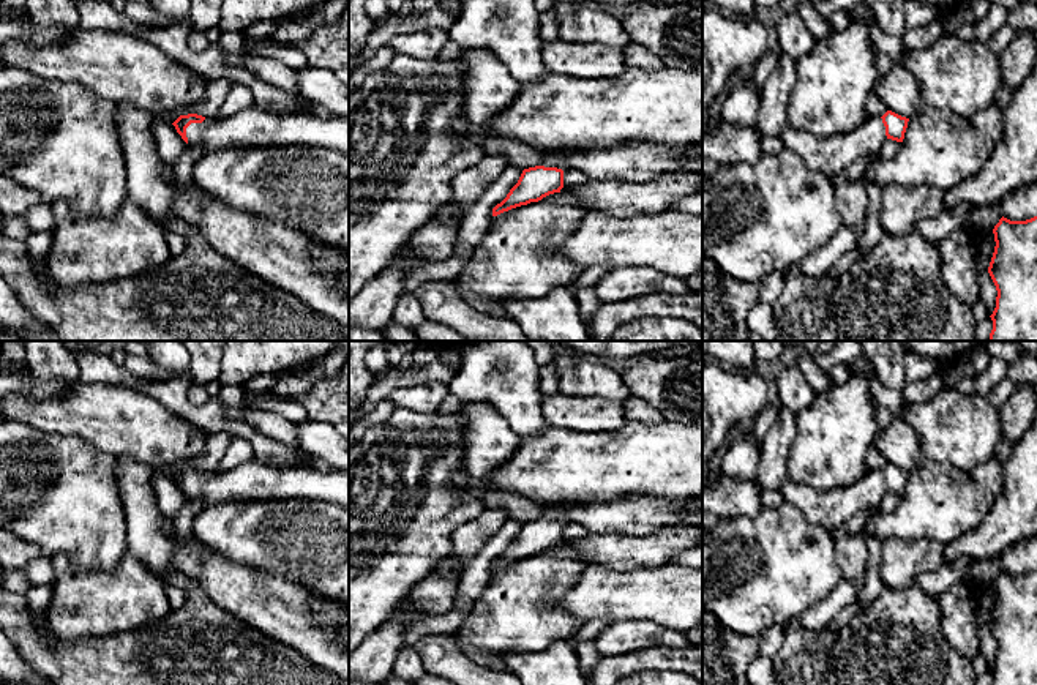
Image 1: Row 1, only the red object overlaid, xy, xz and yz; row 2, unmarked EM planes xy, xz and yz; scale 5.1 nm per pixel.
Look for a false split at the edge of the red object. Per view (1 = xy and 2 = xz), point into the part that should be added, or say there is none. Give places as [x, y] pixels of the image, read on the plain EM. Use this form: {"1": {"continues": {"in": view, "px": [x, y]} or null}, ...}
{"1": {"continues": {"in": "xy", "px": [253, 480]}}, "2": {"continues": {"in": "xz", "px": [643, 515]}}}

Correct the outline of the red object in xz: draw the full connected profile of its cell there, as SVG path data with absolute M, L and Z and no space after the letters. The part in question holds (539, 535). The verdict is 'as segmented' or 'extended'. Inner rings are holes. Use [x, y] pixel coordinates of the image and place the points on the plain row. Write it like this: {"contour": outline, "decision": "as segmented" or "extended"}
{"contour": "M702 494L693 499L636 496L614 502L545 503L541 518L522 524L507 551L492 562L492 570L560 546L568 522L582 524L590 533L628 535L650 535L671 526L696 527L702 526Z", "decision": "extended"}

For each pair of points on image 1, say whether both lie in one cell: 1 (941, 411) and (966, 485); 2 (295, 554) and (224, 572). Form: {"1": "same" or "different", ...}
{"1": "different", "2": "different"}

